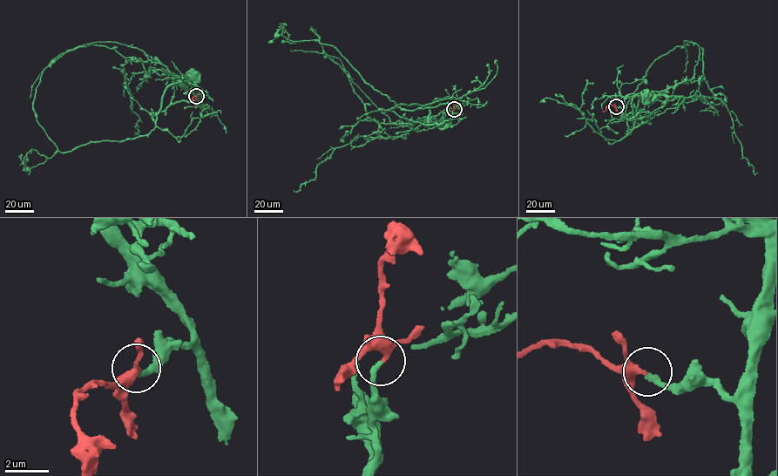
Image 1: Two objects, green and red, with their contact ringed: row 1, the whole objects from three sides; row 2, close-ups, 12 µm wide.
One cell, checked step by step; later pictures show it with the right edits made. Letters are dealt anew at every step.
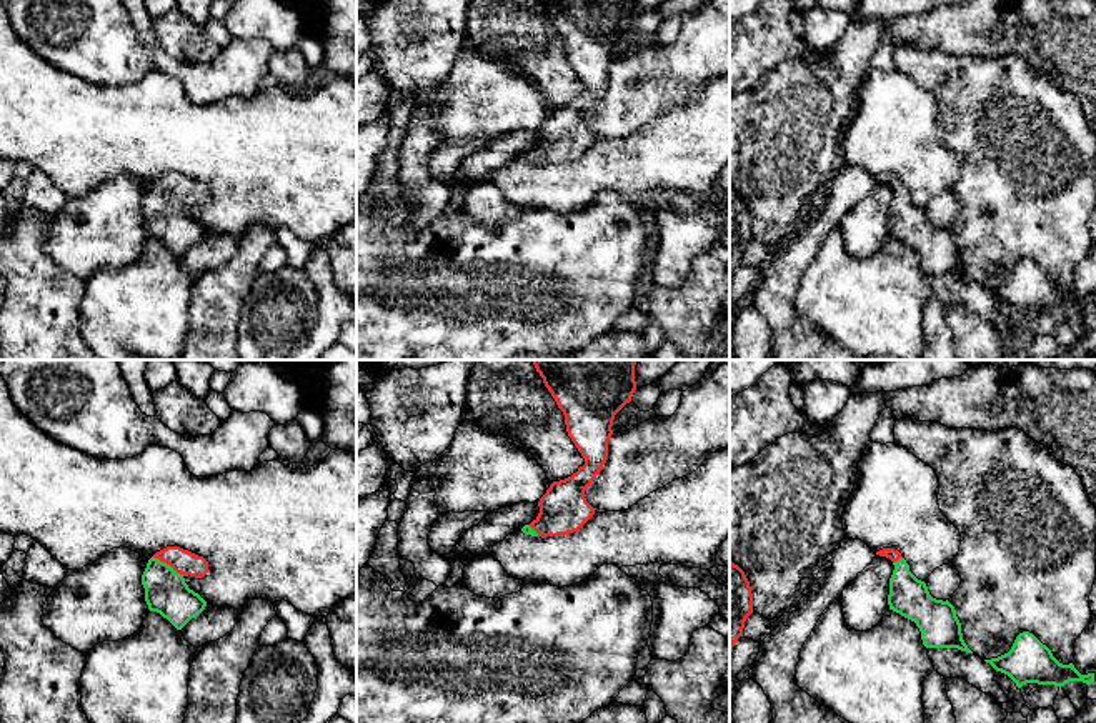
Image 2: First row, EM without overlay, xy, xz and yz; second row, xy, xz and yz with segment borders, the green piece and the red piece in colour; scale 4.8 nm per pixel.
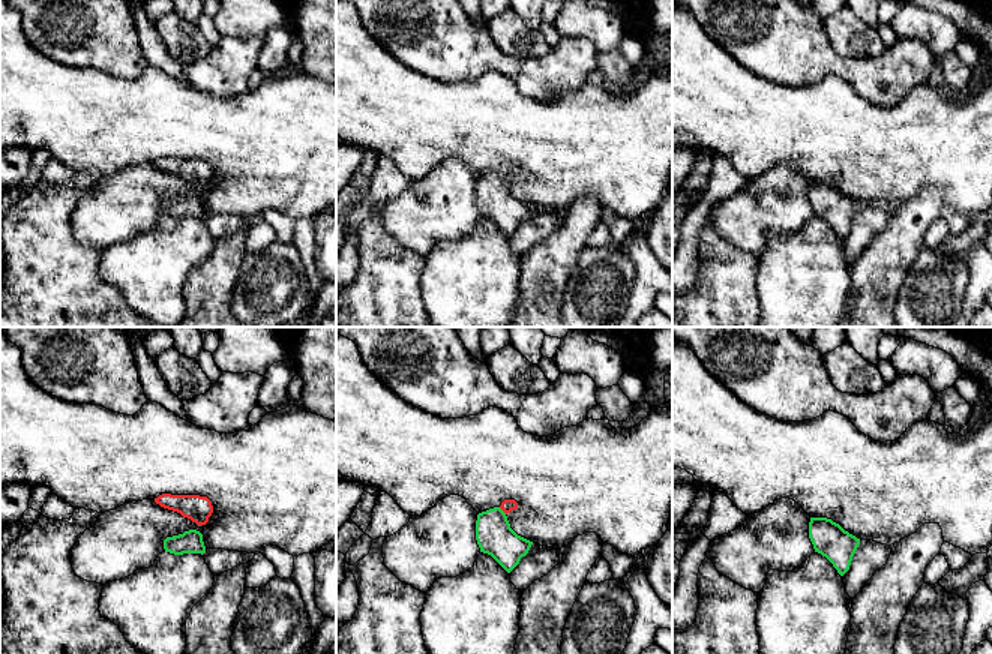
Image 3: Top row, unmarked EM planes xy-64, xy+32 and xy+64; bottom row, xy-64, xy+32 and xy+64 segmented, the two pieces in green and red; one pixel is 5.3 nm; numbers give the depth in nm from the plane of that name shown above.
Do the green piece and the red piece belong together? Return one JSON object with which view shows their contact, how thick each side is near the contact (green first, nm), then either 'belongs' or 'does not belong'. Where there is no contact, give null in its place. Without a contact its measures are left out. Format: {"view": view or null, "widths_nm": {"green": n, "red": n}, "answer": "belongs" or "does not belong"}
{"view": "xy", "widths_nm": {"green": 200, "red": 120}, "answer": "belongs"}

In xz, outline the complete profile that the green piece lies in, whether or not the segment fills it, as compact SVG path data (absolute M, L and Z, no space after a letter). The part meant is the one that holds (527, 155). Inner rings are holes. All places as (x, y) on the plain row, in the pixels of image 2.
M540 0L565 42L568 63L585 85L571 103L553 108L540 125L538 143L521 155L531 163L578 158L595 142L585 118L608 83L615 42L631 28L635 0Z

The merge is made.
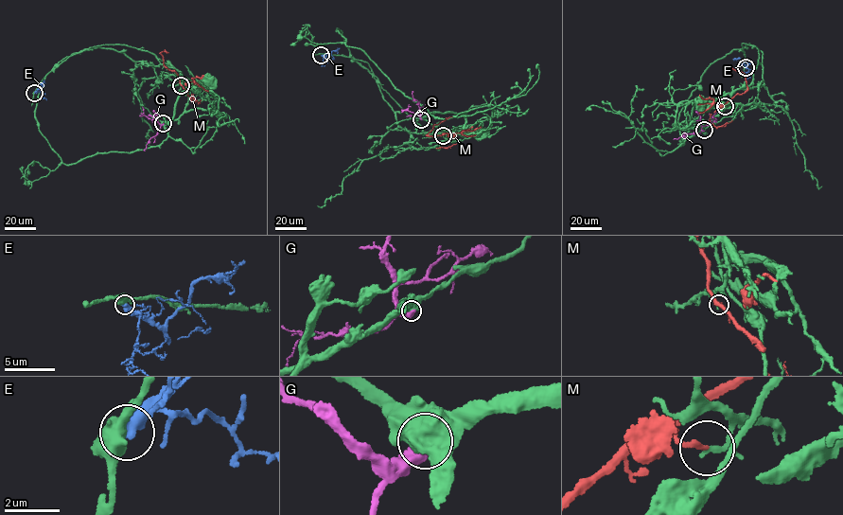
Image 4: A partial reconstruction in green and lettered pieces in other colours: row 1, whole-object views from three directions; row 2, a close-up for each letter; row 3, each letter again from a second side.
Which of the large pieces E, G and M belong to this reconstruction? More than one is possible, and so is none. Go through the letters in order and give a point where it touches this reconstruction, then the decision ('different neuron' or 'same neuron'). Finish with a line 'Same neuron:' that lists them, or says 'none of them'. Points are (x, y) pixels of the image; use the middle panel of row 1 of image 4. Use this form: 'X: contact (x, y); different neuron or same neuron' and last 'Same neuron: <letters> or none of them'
E: contact (321, 55); different neuron
G: contact (421, 119); different neuron
M: contact (443, 135); different neuron
Same neuron: none of them

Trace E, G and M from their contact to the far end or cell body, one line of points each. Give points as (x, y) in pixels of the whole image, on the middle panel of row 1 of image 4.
E: (321, 55), (326, 58), (338, 48)
G: (421, 119), (412, 92)
M: (443, 135), (427, 134), (434, 125), (452, 116)

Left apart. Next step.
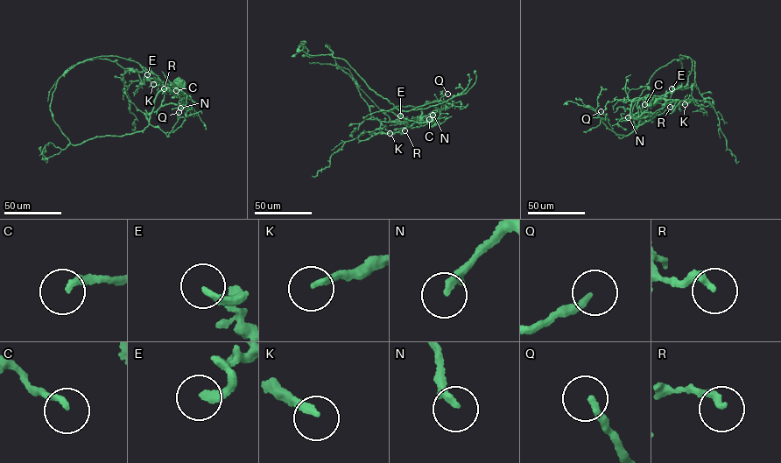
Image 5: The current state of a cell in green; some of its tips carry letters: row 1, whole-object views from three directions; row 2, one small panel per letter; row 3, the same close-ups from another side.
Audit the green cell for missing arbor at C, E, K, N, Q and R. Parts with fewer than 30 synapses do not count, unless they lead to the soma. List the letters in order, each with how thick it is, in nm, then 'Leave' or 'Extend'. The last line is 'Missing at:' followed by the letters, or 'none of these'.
C: Thickness 190 nm. Leave
E: Thickness 240 nm. Leave
K: Thickness 220 nm. Leave
N: Thickness 280 nm. Leave
Q: Thickness 220 nm. Leave
R: Thickness 260 nm. Leave
Missing at: none of these

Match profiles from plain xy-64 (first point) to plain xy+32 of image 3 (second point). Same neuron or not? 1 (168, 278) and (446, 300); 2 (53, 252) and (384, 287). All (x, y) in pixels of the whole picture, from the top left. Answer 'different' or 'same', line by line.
1: same
2: same

